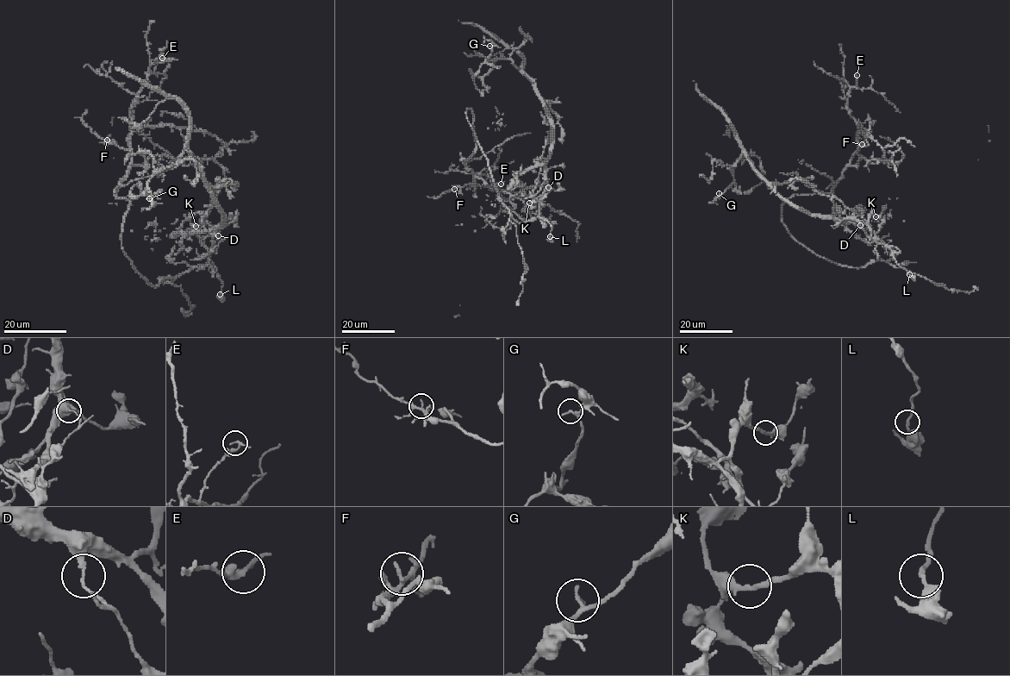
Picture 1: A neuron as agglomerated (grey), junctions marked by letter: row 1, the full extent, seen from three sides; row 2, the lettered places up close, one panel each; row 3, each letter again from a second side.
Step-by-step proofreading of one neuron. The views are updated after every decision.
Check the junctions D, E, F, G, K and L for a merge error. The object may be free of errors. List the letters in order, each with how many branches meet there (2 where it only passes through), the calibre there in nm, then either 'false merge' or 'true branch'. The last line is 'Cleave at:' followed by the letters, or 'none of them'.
D: 2 | 150 nm | false merge
E: 2 | 160 nm | true branch
F: 2 | 200 nm | true branch
G: 2 | 180 nm | true branch
K: 2 | 240 nm | true branch
L: 2 | 190 nm | true branch
Cleave at: D

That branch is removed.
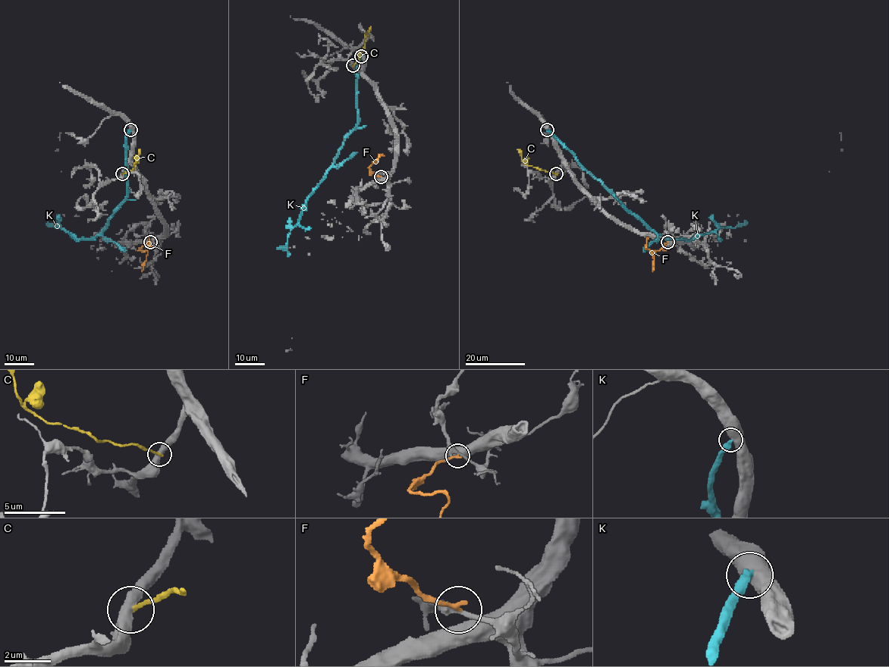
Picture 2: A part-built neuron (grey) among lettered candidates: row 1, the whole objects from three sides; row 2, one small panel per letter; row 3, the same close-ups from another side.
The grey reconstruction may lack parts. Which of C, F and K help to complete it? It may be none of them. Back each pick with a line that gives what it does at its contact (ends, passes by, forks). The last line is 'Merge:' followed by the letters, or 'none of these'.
Merge: none of these

